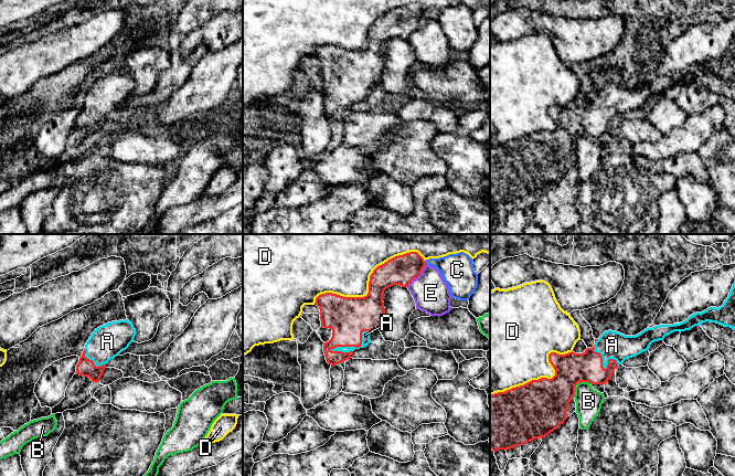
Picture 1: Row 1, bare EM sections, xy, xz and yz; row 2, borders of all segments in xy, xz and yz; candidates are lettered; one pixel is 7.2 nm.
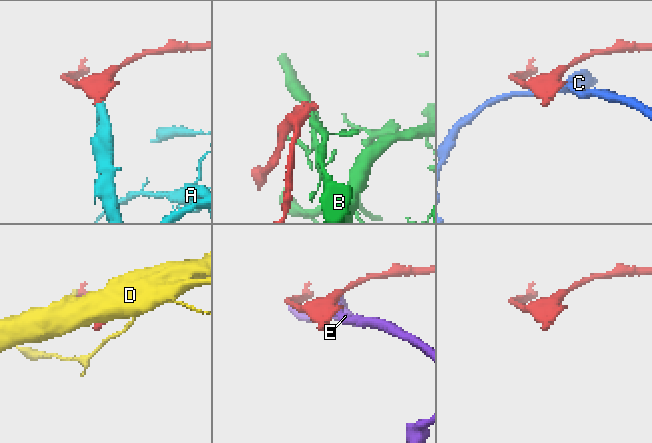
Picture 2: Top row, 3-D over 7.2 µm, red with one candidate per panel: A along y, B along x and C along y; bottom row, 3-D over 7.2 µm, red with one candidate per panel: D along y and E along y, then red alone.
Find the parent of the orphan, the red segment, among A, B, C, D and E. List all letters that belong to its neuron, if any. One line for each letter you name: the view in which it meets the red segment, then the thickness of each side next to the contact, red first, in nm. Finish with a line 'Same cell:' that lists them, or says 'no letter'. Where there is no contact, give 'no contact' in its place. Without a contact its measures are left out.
A: contact in xz; calibres 300 and 60 nm
Same cell: A

